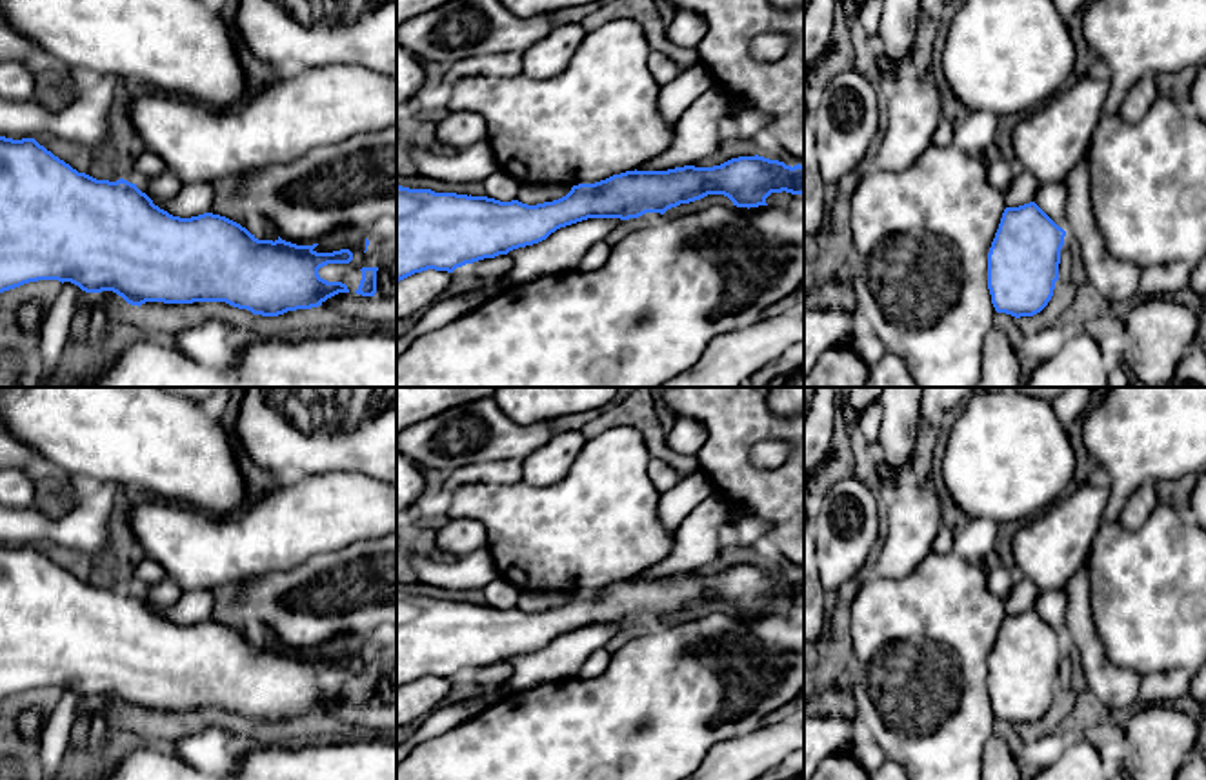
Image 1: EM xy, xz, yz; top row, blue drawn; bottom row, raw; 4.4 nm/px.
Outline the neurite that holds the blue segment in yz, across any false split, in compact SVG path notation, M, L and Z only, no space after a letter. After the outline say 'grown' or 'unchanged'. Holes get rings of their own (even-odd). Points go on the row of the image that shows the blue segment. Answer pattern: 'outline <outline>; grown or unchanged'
outline M1035 202L1006 207L988 253L988 289L997 313L1040 313L1059 280L1066 231Z; unchanged

